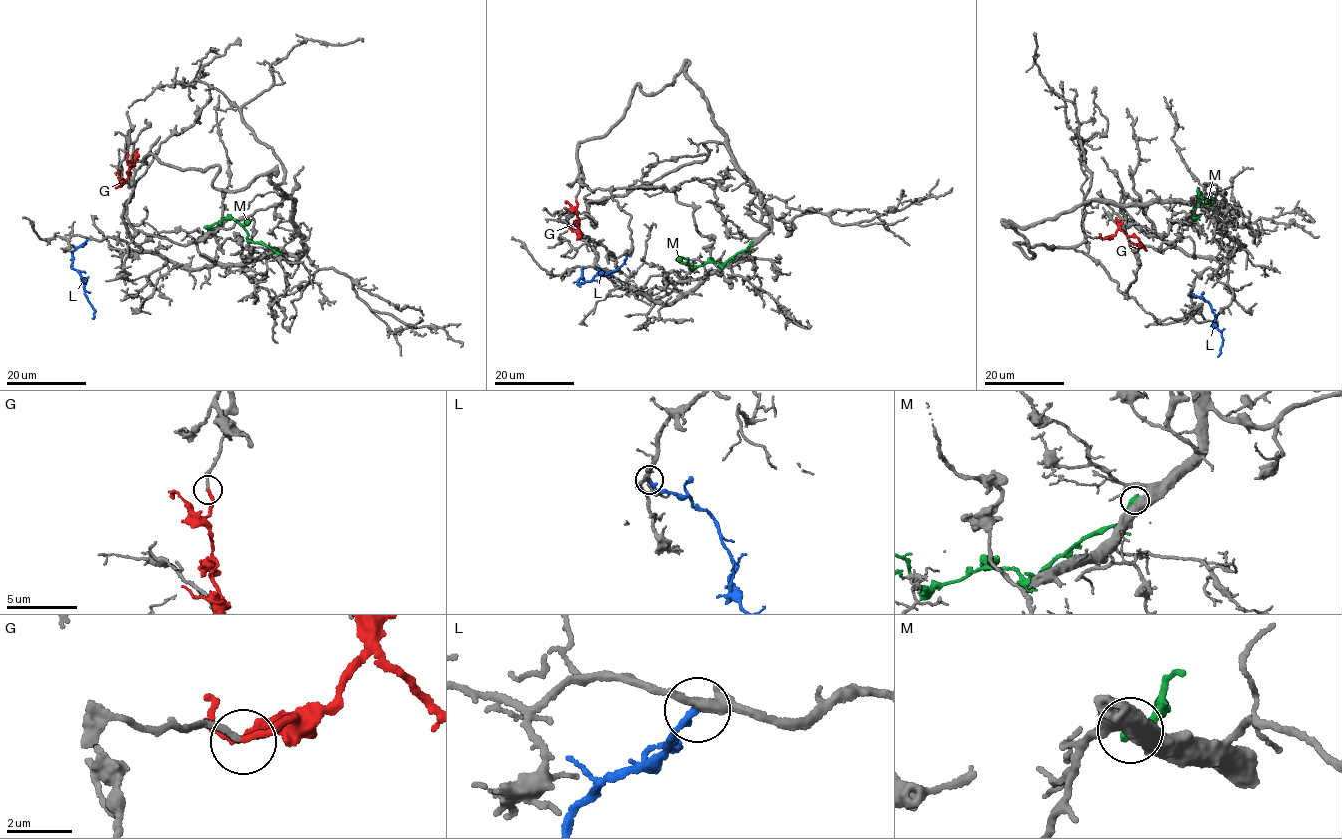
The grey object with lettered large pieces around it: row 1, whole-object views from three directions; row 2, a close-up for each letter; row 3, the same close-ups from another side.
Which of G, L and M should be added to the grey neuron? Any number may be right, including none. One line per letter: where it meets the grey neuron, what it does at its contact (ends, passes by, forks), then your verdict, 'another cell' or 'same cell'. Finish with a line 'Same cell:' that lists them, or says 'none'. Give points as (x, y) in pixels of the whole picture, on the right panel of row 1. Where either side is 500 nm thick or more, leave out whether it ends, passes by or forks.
G: meets grey at (1104, 239); it ends there; same cell
L: meets grey at (1191, 293); it ends there; same cell
M: meets grey at (1202, 205); it ends there; another cell
Same cell: G, L

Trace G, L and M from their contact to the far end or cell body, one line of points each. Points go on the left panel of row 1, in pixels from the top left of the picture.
G: (133, 165), (124, 181), (120, 181), (118, 171)
L: (88, 239), (75, 249), (71, 267), (81, 275), (85, 296), (95, 310), (92, 318)
M: (278, 253), (250, 240), (243, 228), (233, 219), (215, 223), (210, 227), (214, 229)

